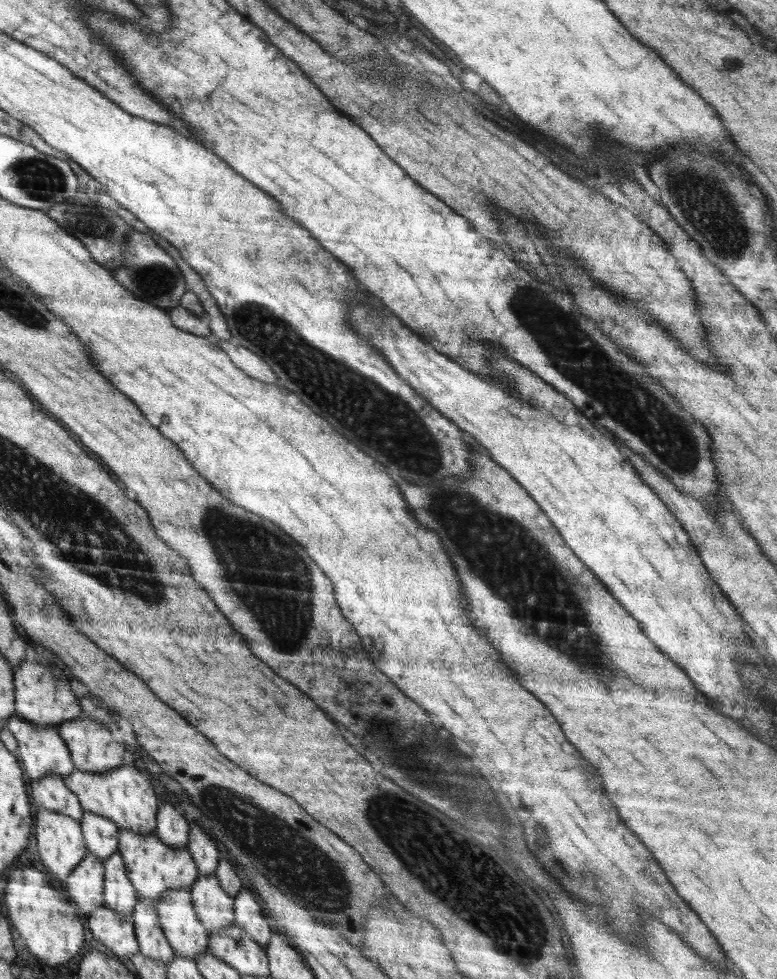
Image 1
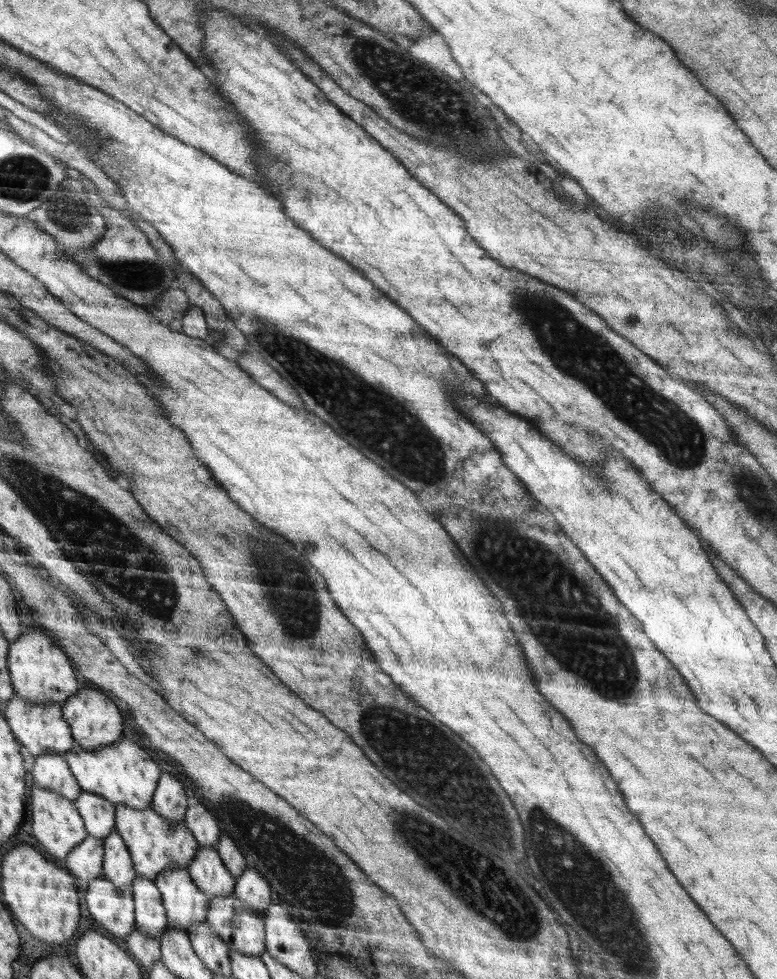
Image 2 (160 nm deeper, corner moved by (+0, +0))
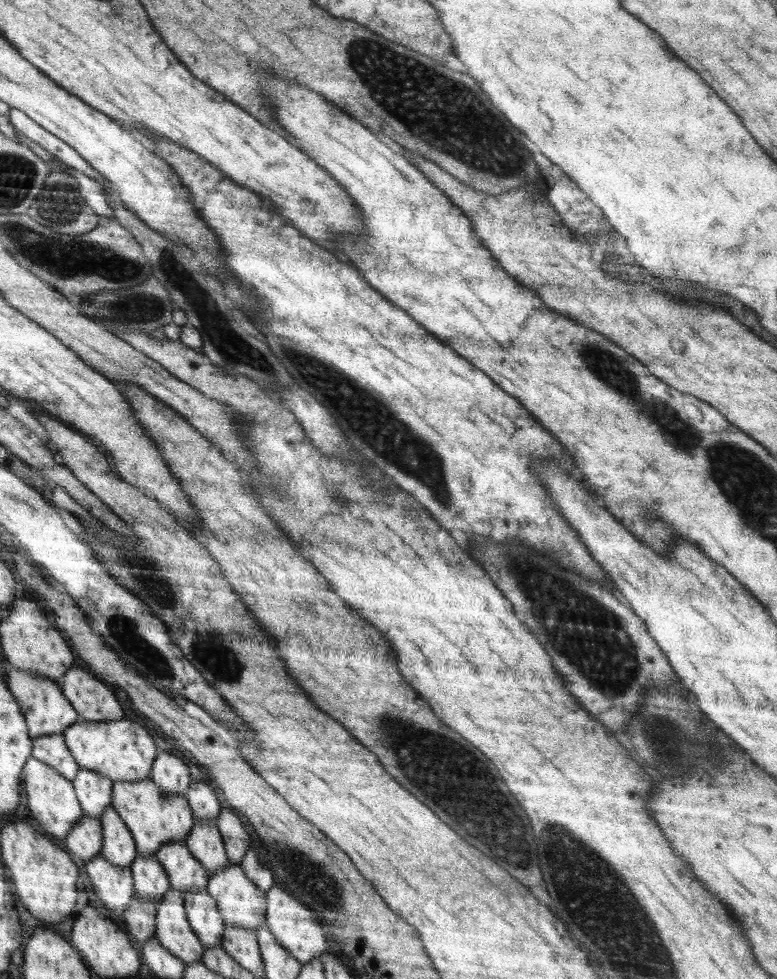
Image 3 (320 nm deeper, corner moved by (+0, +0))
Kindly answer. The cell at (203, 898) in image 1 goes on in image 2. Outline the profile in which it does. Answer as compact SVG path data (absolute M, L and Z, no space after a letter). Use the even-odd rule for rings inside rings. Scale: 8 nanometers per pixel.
M199 847L187 869L209 901L230 896L235 890L236 880L224 866L217 847Z

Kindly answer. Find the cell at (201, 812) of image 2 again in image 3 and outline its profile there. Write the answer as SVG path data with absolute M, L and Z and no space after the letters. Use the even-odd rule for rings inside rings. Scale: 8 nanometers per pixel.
M202 780L190 783L185 797L192 808L195 822L217 824L217 816L222 808L218 801L218 795L209 784L202 782Z

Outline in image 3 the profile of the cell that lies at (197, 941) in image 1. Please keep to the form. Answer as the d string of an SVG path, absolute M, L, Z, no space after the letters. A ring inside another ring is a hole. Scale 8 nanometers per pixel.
M184 841L163 844L155 855L171 880L171 890L178 891L182 898L186 891L206 888L208 872Z

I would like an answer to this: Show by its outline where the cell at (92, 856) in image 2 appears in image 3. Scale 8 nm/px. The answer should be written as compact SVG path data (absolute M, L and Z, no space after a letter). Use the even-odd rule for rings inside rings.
M83 814L78 826L62 842L67 844L68 852L76 856L76 860L81 860L80 864L84 865L102 853L102 824L98 819Z

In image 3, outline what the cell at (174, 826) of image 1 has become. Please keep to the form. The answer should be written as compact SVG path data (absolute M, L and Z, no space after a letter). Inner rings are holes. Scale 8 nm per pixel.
M165 750L156 757L151 780L164 796L185 796L191 781L189 773L182 758Z

